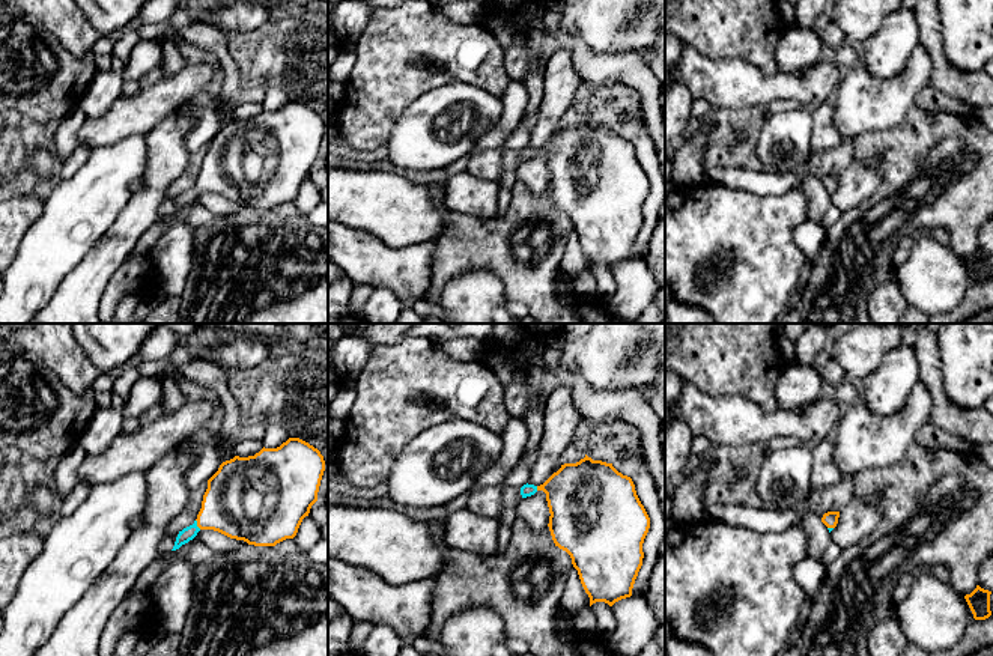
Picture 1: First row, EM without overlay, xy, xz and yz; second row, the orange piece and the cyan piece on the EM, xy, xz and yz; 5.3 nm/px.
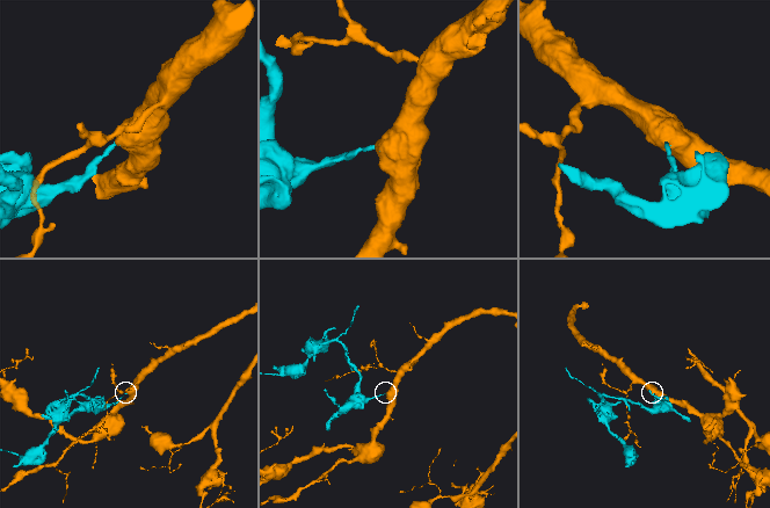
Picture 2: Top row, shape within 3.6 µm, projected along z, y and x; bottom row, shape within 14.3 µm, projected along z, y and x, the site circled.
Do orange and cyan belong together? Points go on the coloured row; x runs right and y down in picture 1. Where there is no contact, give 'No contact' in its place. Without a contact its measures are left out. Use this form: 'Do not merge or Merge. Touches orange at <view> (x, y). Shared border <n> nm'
Merge. Touches orange at xy (197, 524). Shared border 60 nm

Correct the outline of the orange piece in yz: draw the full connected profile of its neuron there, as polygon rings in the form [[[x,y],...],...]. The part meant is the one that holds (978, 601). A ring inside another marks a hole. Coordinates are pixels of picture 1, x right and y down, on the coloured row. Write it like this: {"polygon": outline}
{"polygon": [[[976,585],[976,588],[970,594],[964,596],[975,620],[985,620],[991,615],[990,594],[991,591]]]}

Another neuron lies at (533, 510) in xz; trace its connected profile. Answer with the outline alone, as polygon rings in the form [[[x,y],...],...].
[[[537,490],[534,495],[522,498],[516,507],[516,516],[534,533],[548,528],[551,513],[546,494]]]

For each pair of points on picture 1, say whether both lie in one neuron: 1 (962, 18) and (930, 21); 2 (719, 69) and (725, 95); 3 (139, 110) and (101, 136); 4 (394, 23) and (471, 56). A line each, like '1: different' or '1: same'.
1: different
2: same
3: same
4: same

